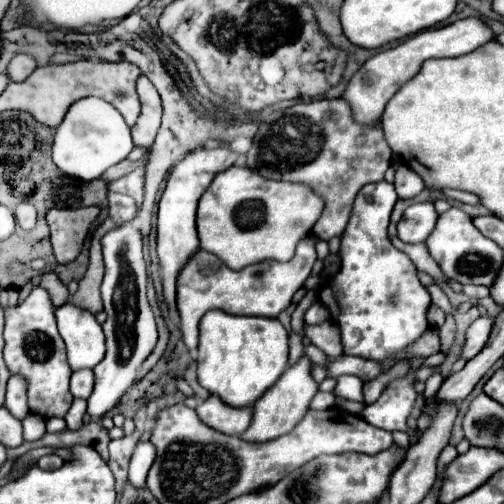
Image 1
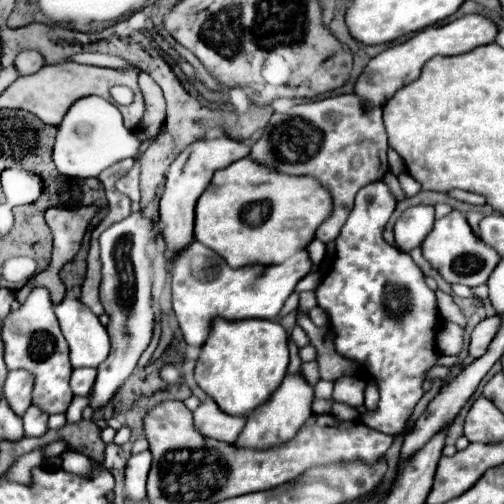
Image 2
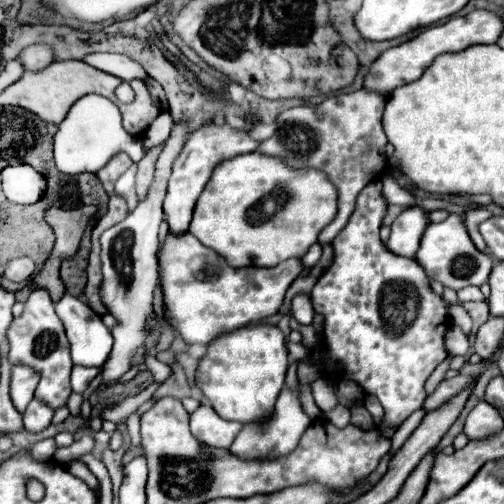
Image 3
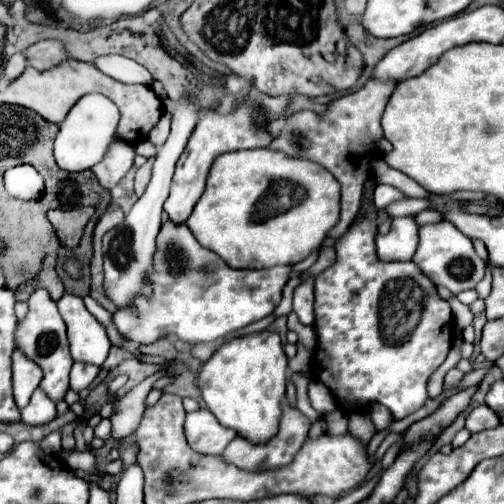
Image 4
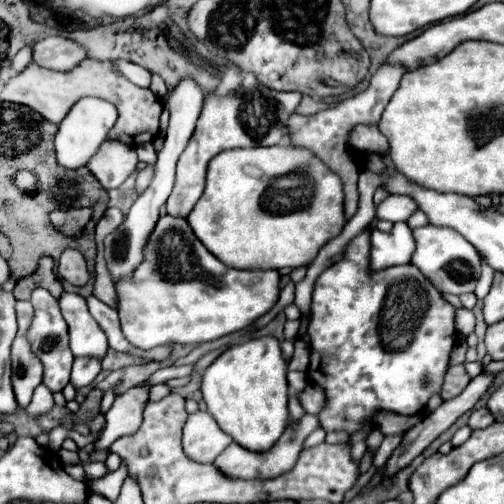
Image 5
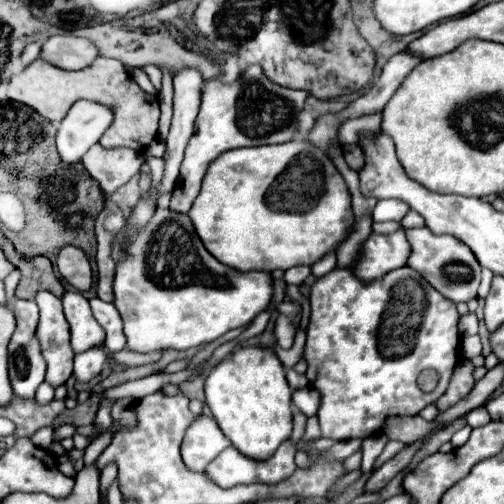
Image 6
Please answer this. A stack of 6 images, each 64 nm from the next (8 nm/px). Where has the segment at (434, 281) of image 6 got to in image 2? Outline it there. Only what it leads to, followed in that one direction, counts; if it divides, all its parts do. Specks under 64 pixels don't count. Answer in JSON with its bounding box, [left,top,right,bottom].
[420,210,500,288]

